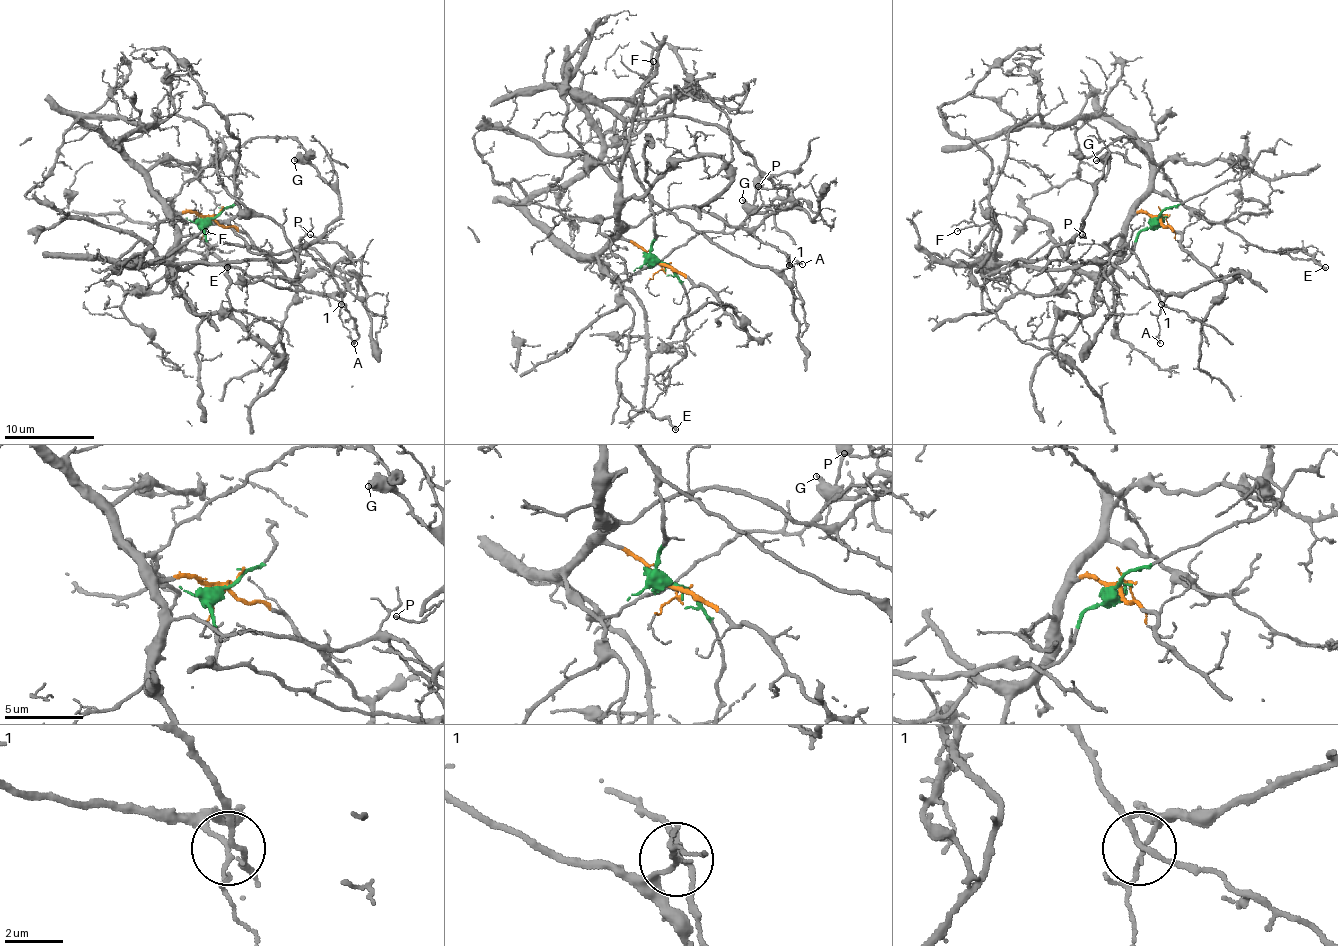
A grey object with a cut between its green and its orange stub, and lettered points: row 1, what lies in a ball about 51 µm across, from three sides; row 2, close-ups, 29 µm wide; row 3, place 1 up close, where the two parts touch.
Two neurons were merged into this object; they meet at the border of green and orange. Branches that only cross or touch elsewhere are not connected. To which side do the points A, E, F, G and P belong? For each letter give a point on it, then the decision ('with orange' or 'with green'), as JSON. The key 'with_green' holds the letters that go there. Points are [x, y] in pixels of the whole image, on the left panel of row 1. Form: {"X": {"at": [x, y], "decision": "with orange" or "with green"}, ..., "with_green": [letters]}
{"A": {"at": [354, 343], "decision": "with green"}, "E": {"at": [227, 267], "decision": "with orange"}, "F": {"at": [205, 231], "decision": "with green"}, "G": {"at": [294, 160], "decision": "with green"}, "P": {"at": [310, 234], "decision": "with green"}, "with_green": ["A", "F", "G", "P"]}

